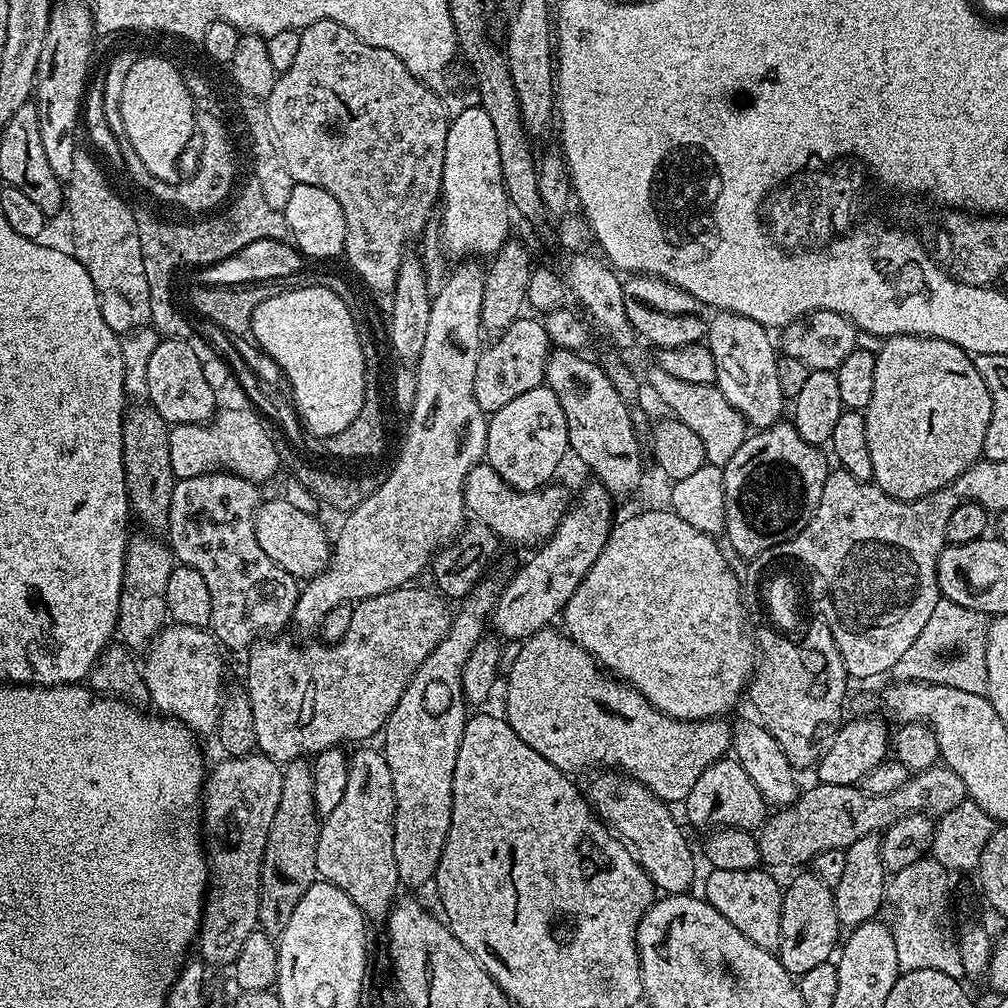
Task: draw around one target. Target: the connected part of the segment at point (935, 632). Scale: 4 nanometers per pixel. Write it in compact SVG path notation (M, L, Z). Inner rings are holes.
M941 597L925 629L892 667L891 677L901 683L946 685L952 689L969 691L970 694L987 695L986 638L989 623L990 618L984 612L970 610ZM952 650L958 650L959 653L950 657L938 655Z

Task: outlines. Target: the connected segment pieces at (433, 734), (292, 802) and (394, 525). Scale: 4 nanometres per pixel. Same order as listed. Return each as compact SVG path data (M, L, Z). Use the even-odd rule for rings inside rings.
M485 578L459 601L457 608L460 609L455 609L452 627L422 666L418 666L382 729L382 753L389 764L396 803L394 859L397 878L404 888L420 888L433 883L450 834L454 762L458 762L458 746L470 715L462 690L462 670L470 652L486 634L500 589L499 583Z
M307 759L292 760L283 765L281 778L282 790L275 811L274 820L270 823L269 836L266 838L264 861L260 874L260 905L258 906L259 931L267 936L278 938L294 914L302 894L316 883L315 859L318 856L318 840L322 817L314 806L314 774Z
M460 262L460 264L451 269L448 274L448 280L442 286L442 290L437 296L432 297L432 305L430 306L430 323L426 329L426 342L422 346L422 354L414 362L416 372L416 389L414 390L414 406L411 412L407 413L408 429L404 432L404 445L400 448L400 453L396 456L396 461L392 464L392 469L386 472L383 477L381 486L374 491L374 494L366 498L356 509L347 513L343 517L344 525L340 528L340 533L334 536L332 544L332 555L328 557L328 564L324 567L324 571L311 577L307 581L308 584L303 585L302 591L296 597L296 605L292 611L291 623L296 624L296 628L300 632L315 633L320 627L322 618L330 610L334 610L334 606L346 604L349 602L359 602L366 598L374 598L378 594L386 594L395 588L403 588L411 585L412 580L420 571L427 569L432 563L432 557L444 547L445 544L452 543L457 536L460 535L465 527L466 509L464 506L464 483L466 482L466 474L470 474L470 470L478 463L485 459L484 451L486 450L486 434L488 433L488 416L478 406L478 402L474 398L474 374L478 366L478 358L482 351L482 343L480 344L480 336L482 337L482 290L484 289L485 269L479 268L476 262Z

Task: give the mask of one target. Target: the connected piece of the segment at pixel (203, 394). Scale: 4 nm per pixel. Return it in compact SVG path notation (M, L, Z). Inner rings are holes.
M161 339L150 357L146 371L147 403L169 426L174 424L203 424L217 411L218 393L210 390L202 375L201 353L191 348L187 339Z

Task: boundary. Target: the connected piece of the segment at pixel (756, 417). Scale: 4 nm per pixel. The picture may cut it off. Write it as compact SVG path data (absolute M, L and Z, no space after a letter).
M720 310L708 322L706 343L710 354L714 354L715 385L726 398L726 402L730 402L734 410L741 412L749 425L756 430L768 428L771 424L777 423L783 417L780 415L783 412L785 415L786 412L786 398L782 394L782 386L778 386L778 348L773 337L771 340L768 336L771 336L769 329L763 324L754 322L754 318L746 318L742 314Z

